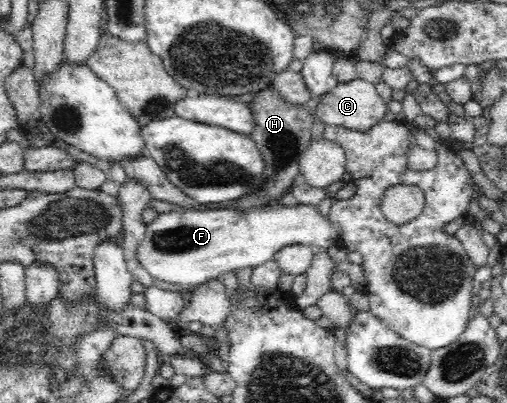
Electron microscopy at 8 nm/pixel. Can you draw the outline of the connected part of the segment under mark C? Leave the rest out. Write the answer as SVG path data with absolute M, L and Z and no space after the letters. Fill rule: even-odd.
M356 78L345 83L338 83L322 97L315 109L315 120L322 122L326 127L341 127L348 131L368 132L374 124L382 120L387 111L387 104L378 95L374 84Z

